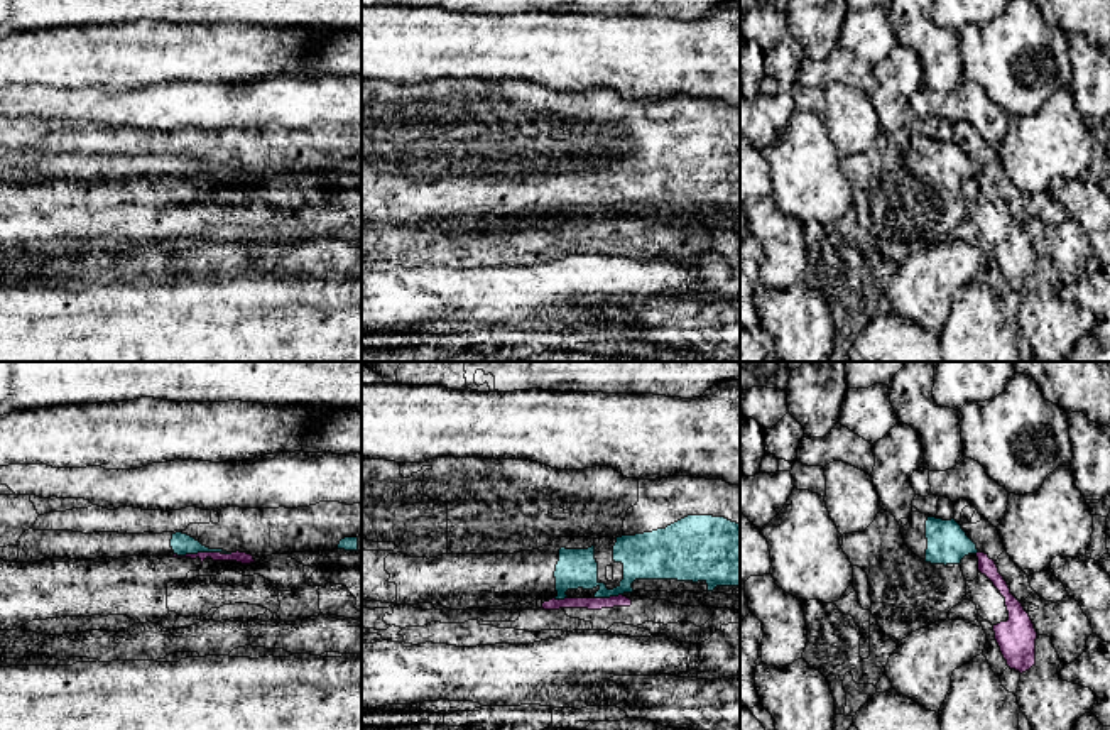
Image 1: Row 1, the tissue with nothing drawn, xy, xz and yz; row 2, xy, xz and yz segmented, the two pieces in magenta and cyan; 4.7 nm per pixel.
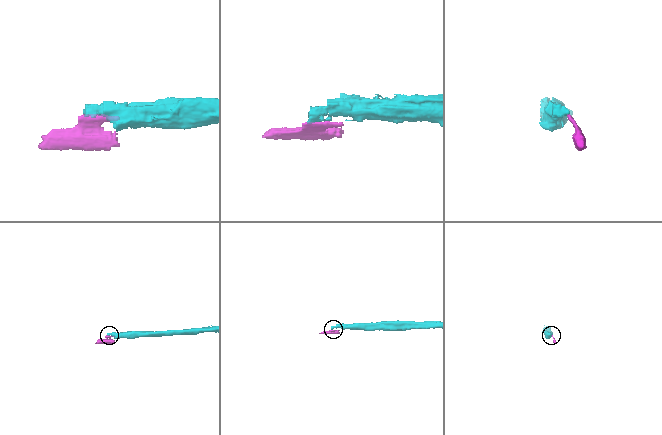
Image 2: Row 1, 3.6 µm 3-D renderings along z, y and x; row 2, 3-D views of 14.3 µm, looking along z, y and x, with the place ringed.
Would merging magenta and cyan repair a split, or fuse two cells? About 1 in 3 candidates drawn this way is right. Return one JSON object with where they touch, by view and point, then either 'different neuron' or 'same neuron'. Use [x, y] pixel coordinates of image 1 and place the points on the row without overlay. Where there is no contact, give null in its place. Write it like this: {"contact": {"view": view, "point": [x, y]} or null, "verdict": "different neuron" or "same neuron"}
{"contact": {"view": "xy", "point": [198, 174]}, "verdict": "different neuron"}

